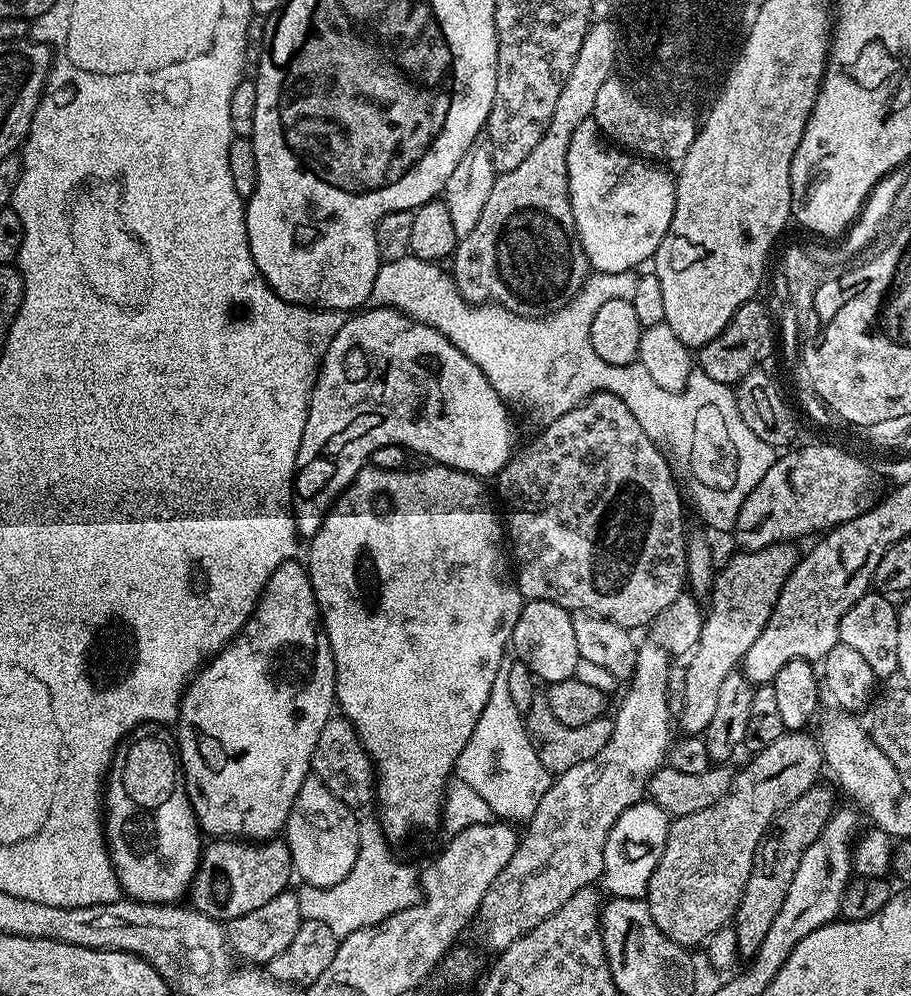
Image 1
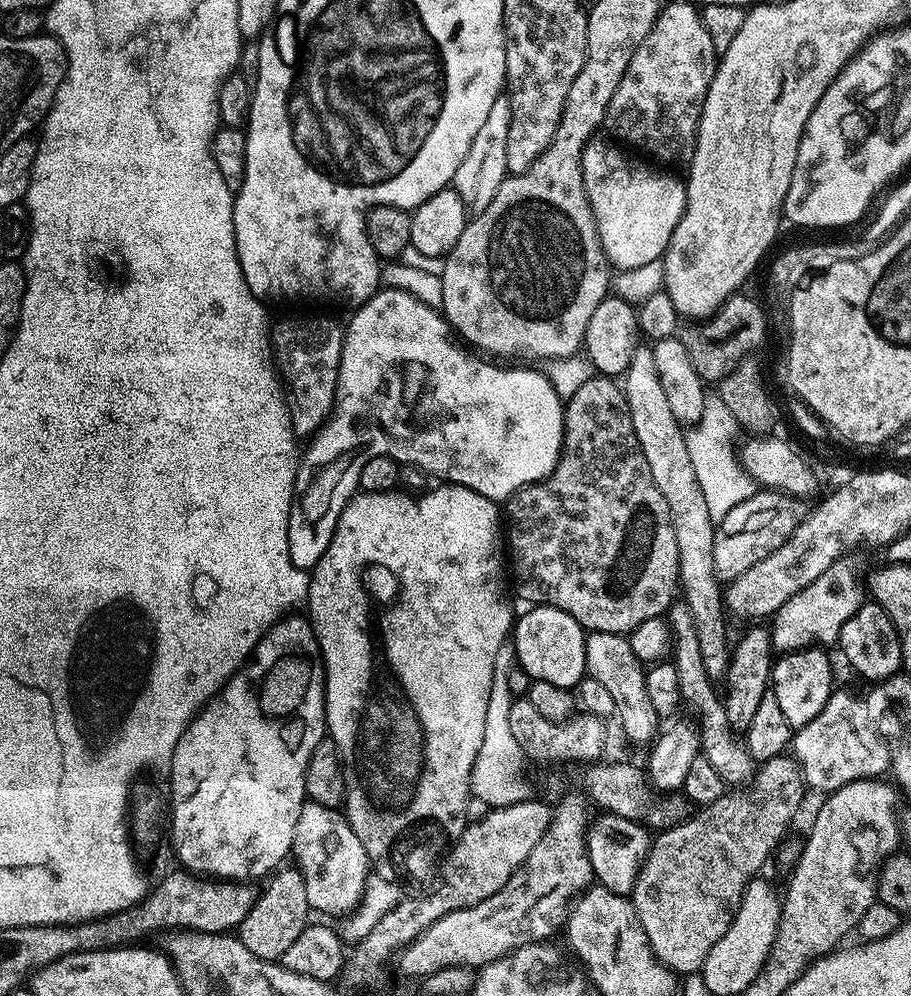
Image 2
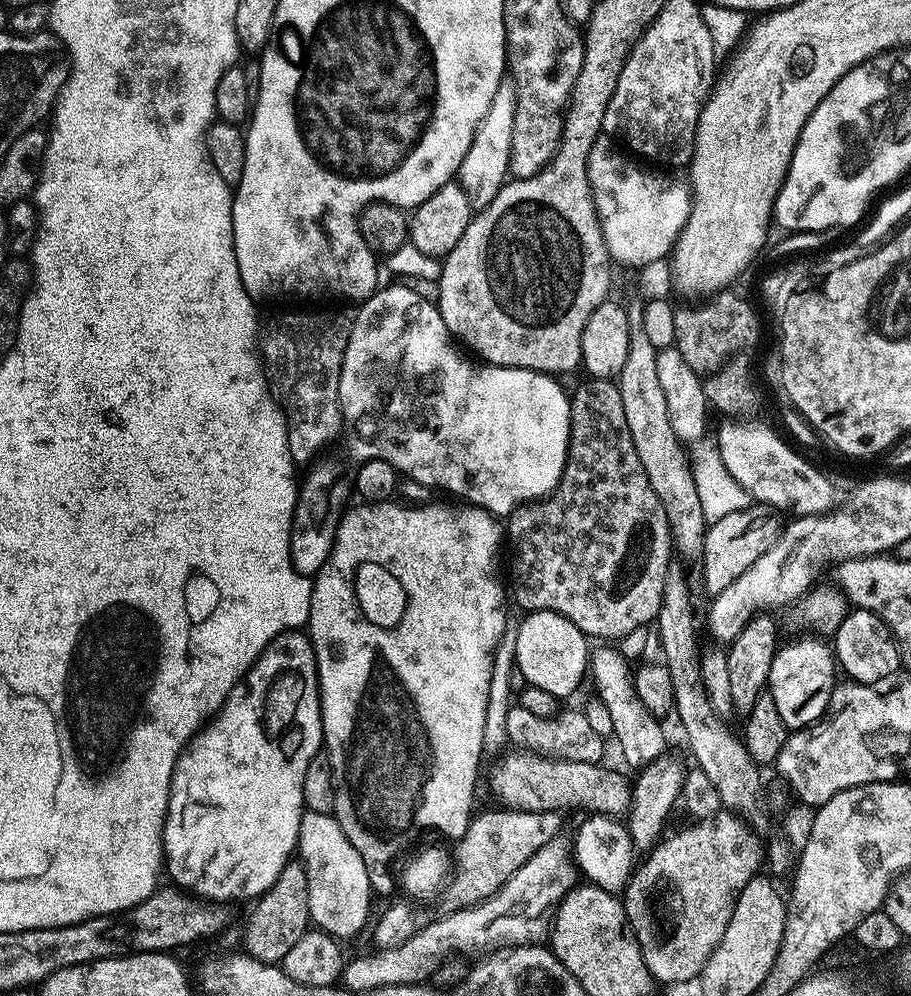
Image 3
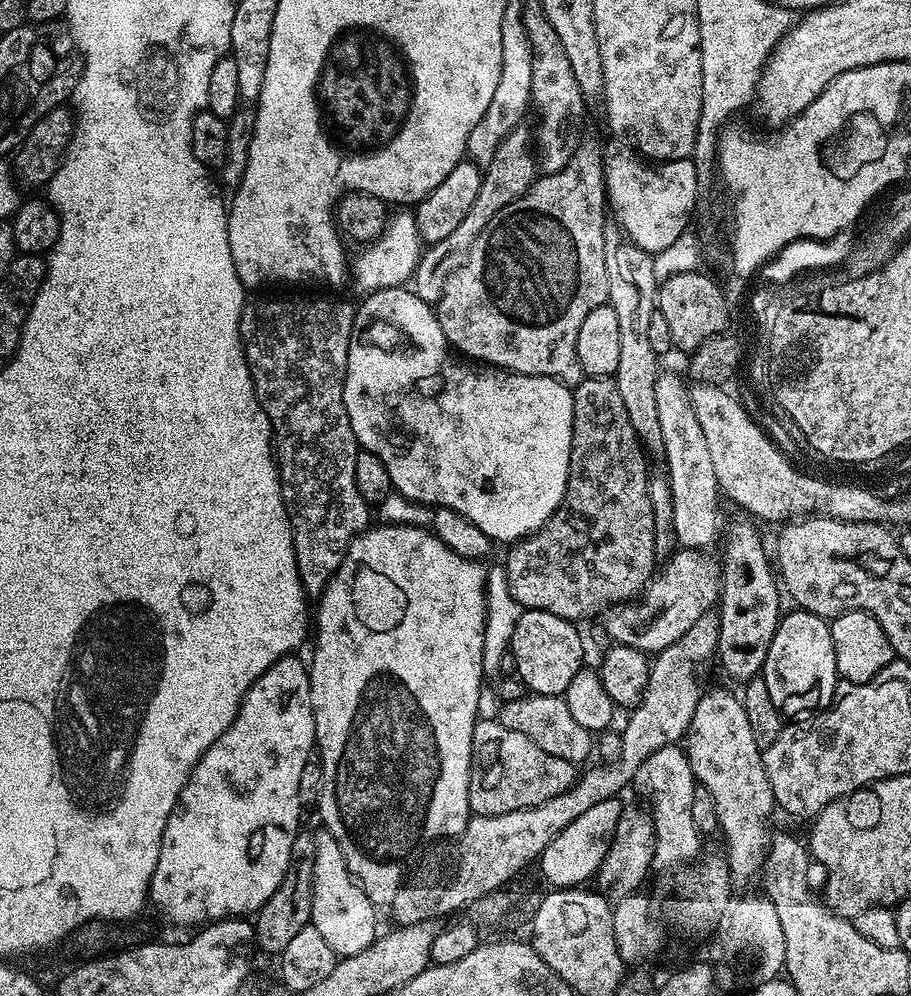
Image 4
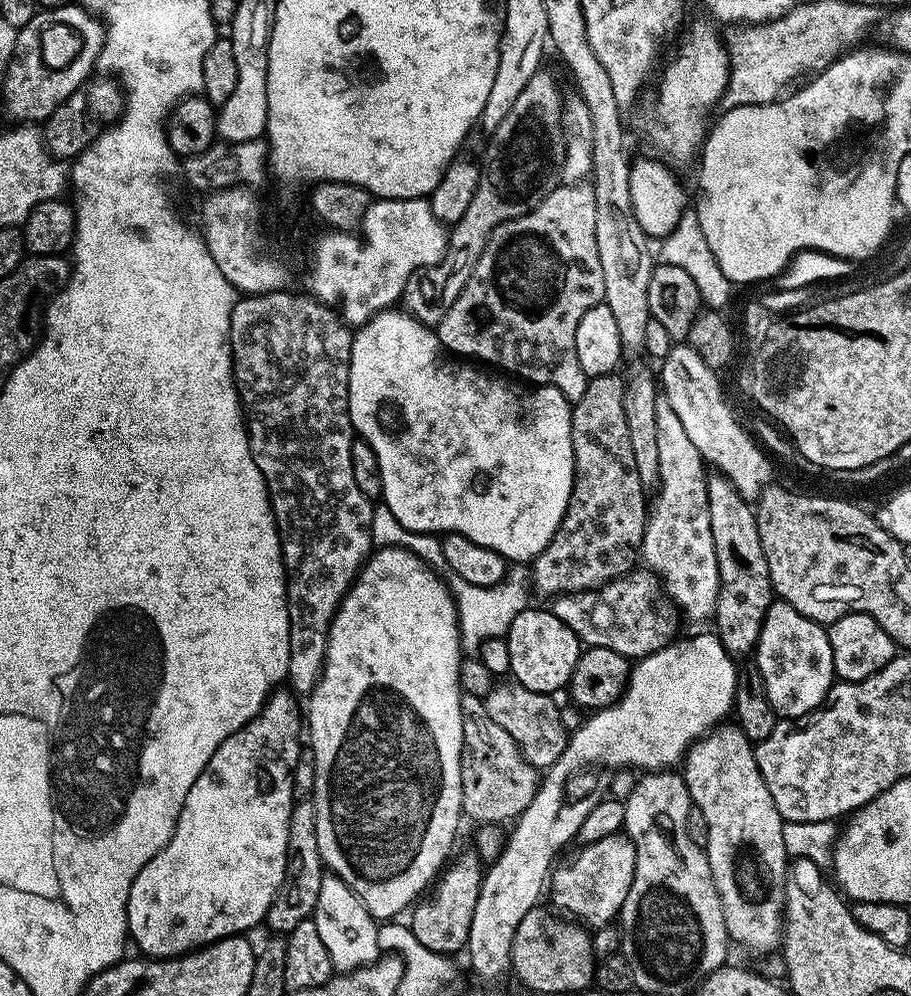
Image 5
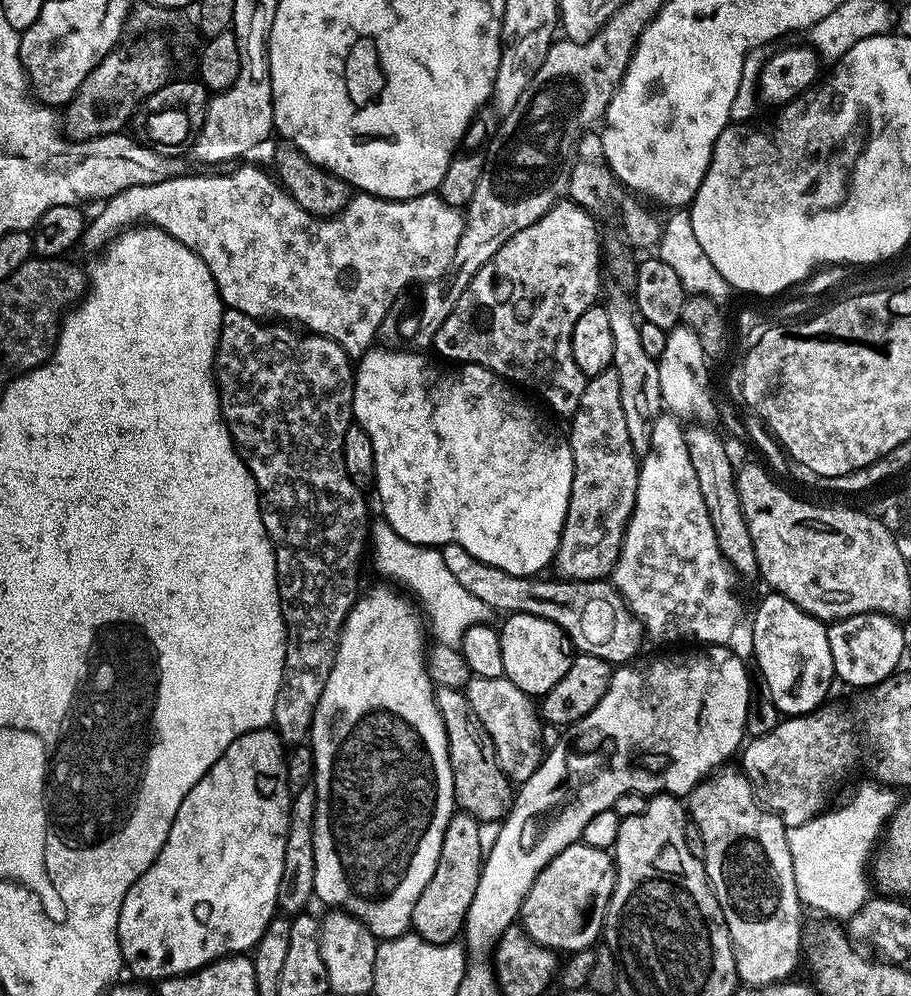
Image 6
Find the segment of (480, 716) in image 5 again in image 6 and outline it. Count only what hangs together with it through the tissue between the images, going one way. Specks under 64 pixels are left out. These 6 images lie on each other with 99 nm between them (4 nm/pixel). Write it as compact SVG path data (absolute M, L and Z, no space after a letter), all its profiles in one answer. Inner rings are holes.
M437 687L436 705L448 734L448 753L457 805L481 822L503 820L512 809L514 784L499 766L490 734L485 730L478 714L474 714L467 695L461 689Z

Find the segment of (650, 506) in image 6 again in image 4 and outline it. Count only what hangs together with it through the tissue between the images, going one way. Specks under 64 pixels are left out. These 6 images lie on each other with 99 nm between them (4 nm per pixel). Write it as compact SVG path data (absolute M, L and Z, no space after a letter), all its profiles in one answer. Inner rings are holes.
M661 371L654 382L654 399L658 405L658 422L662 425L662 459L668 463L666 475L672 491L676 543L680 548L707 549L707 544L718 540L716 503L722 500L722 493L714 474L714 462L710 462L710 450L706 450L702 426L698 426L692 409L689 387L685 387L674 373Z

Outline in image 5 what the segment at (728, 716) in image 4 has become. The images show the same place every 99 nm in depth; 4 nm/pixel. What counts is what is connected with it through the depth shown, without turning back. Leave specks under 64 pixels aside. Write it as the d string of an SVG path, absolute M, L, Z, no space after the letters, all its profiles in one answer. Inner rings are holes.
M725 722L712 731L707 732L701 740L696 741L691 748L688 749L687 756L682 761L682 775L688 793L692 799L693 805L698 810L702 810L702 818L706 818L706 830L708 831L708 842L706 845L706 855L708 865L712 871L714 878L714 886L720 895L720 901L724 907L724 917L726 918L726 930L728 931L728 939L733 945L741 944L748 952L757 952L758 955L764 956L767 952L772 952L781 947L782 933L784 930L784 882L788 879L788 865L790 857L786 846L782 842L782 830L785 826L785 820L778 814L778 806L774 806L774 798L770 798L770 790L766 790L766 782L762 778L762 774L758 770L758 762L756 761L756 749L753 741L746 738L746 734L735 723Z

